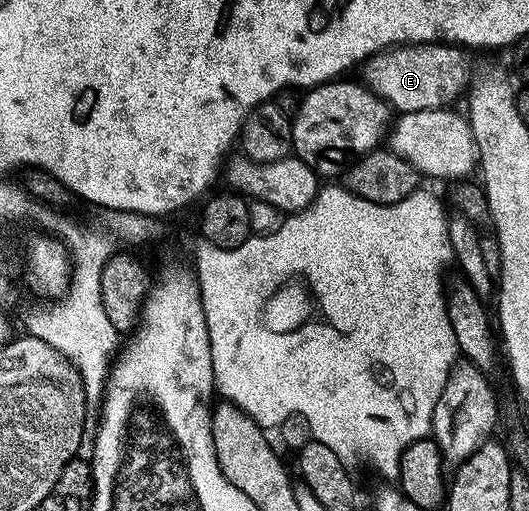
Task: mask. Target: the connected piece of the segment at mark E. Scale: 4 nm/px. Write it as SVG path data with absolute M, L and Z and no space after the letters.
M439 41L398 44L362 62L360 78L373 97L384 99L398 114L441 110L467 93L472 73L461 53L465 54L457 45Z

